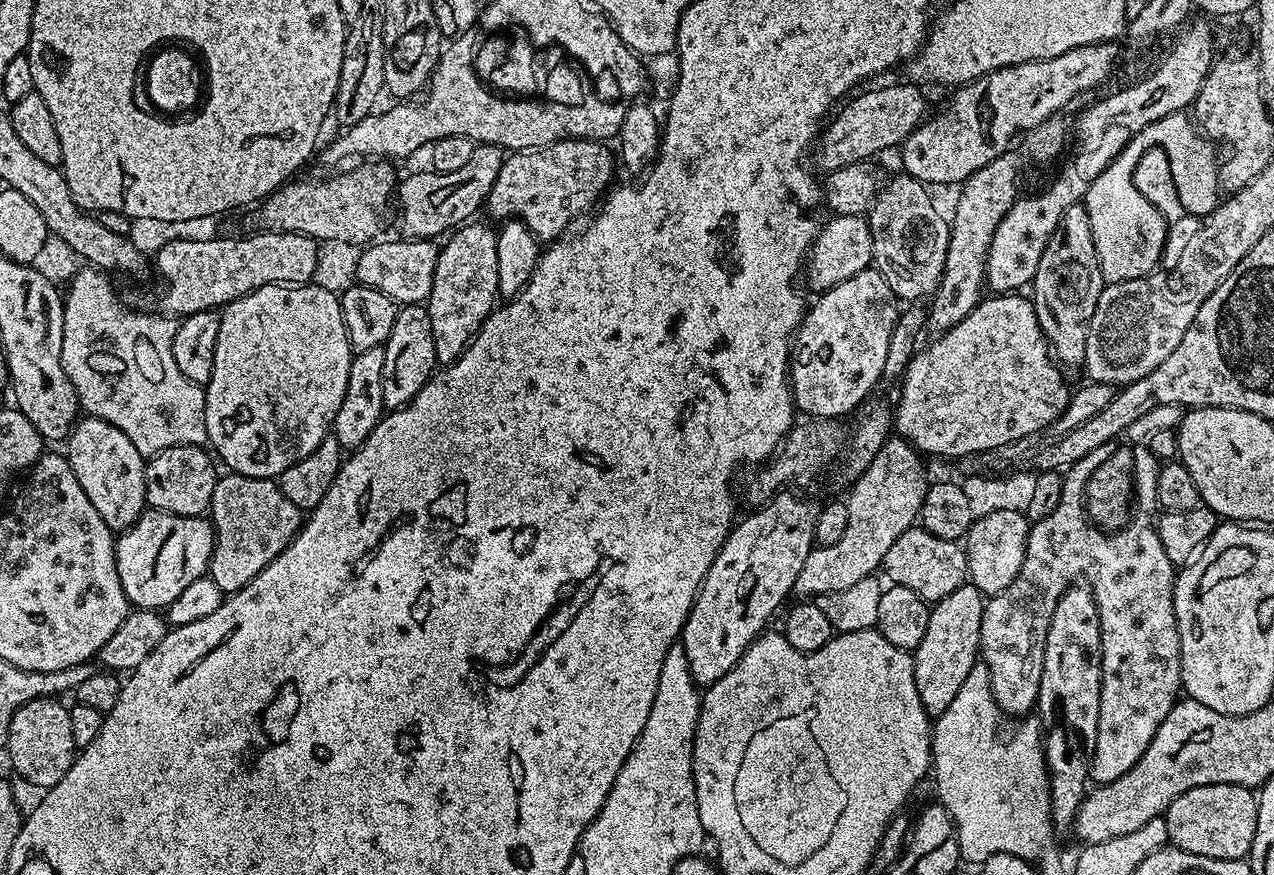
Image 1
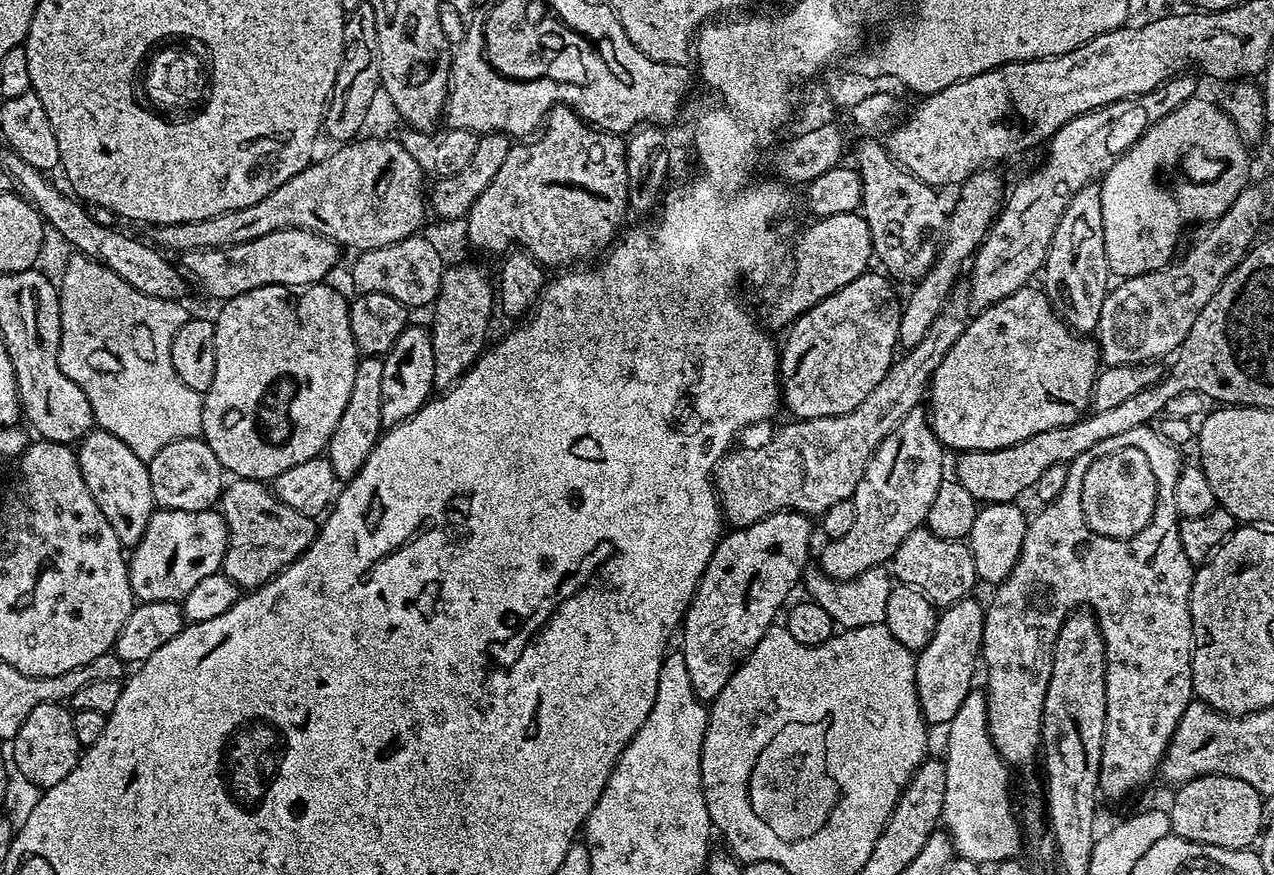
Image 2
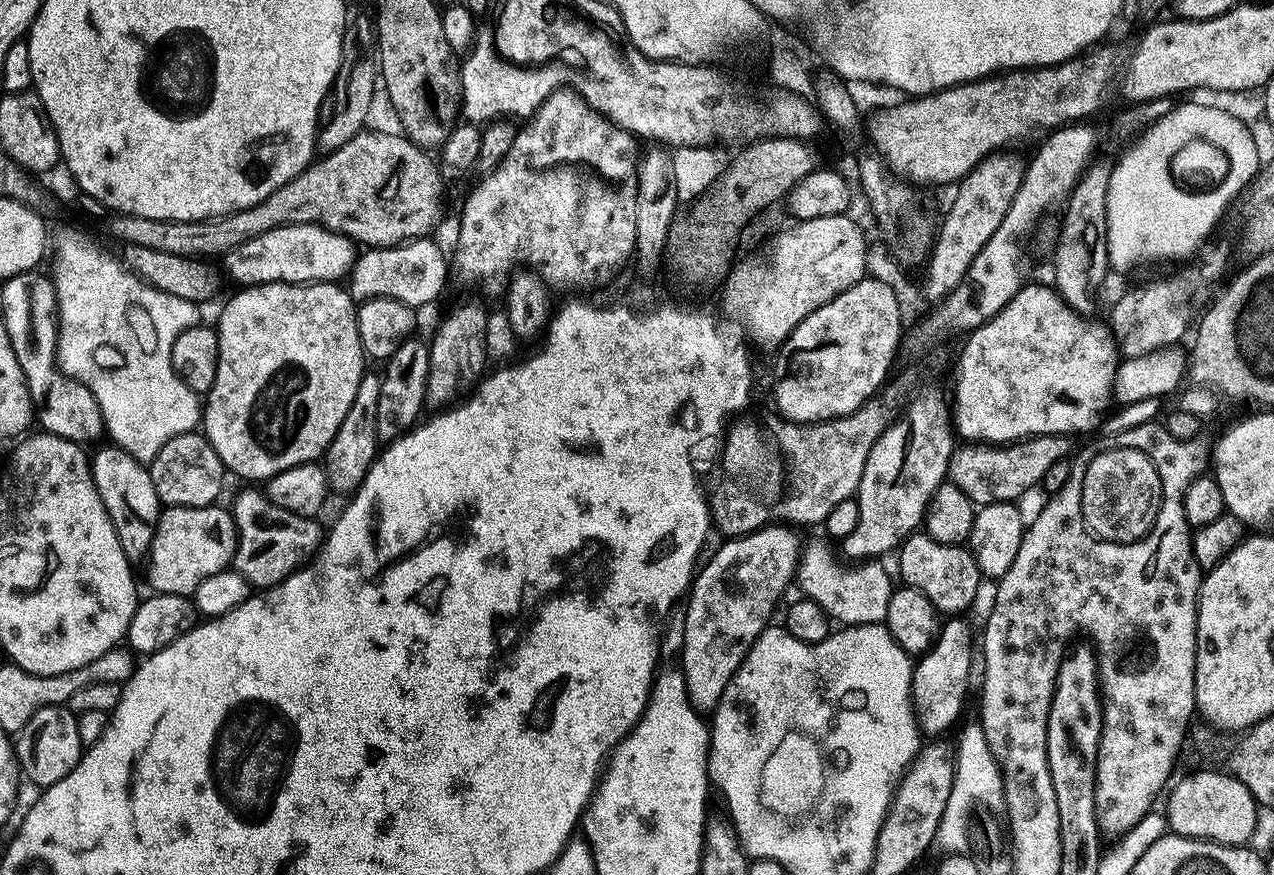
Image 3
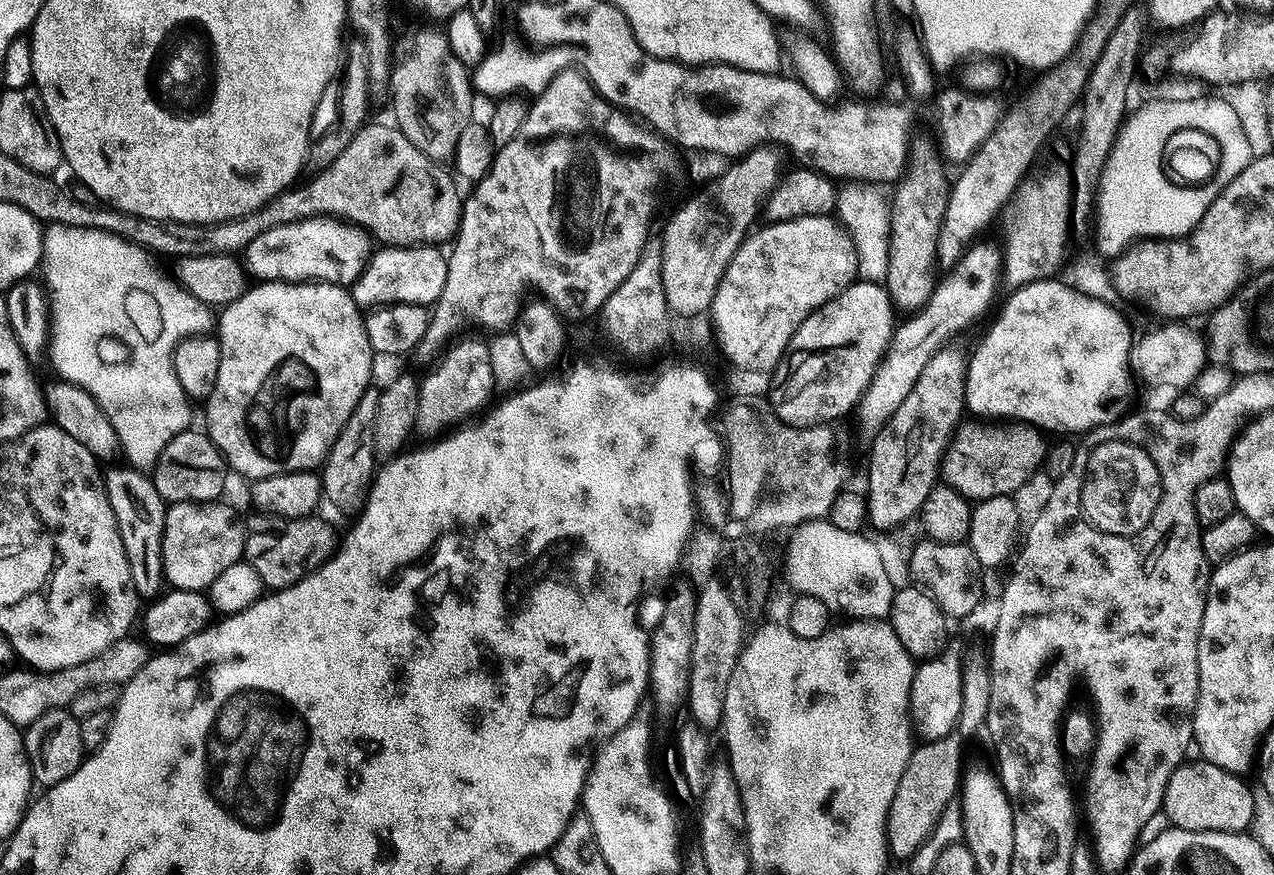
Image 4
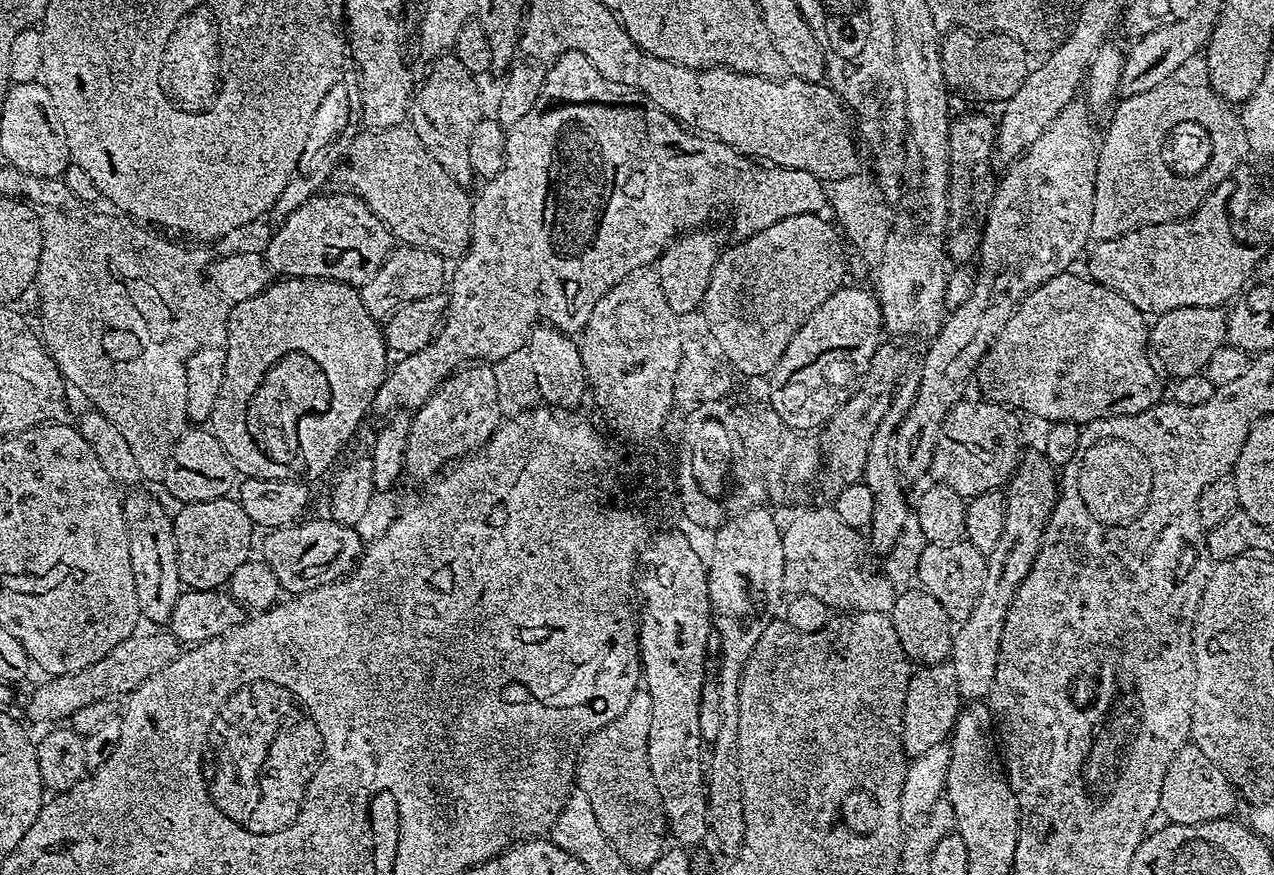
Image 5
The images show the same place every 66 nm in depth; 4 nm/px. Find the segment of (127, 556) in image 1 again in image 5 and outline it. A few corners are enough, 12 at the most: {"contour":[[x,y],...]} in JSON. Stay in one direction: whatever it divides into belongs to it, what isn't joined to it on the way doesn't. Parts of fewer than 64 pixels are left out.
{"contour":[[239,499],[171,521],[181,585],[219,589],[249,559]]}

